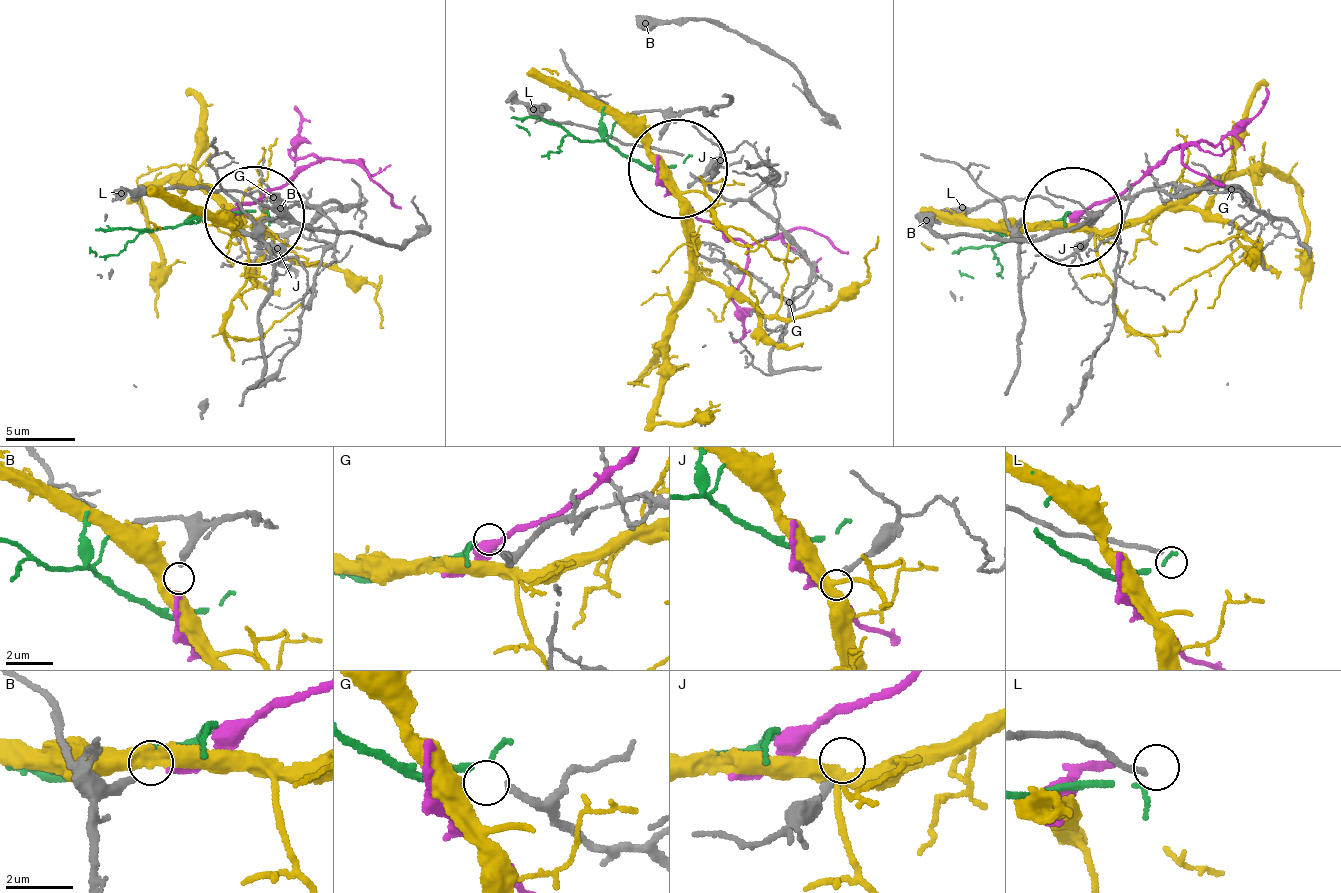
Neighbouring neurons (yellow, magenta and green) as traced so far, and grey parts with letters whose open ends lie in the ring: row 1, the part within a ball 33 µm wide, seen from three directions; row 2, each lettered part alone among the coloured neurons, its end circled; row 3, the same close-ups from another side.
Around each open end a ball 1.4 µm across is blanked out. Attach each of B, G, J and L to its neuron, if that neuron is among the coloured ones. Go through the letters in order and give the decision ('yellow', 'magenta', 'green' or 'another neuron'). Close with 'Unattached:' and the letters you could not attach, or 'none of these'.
B: magenta
G: green
J: another neuron
L: another neuron
Unattached: J, L

